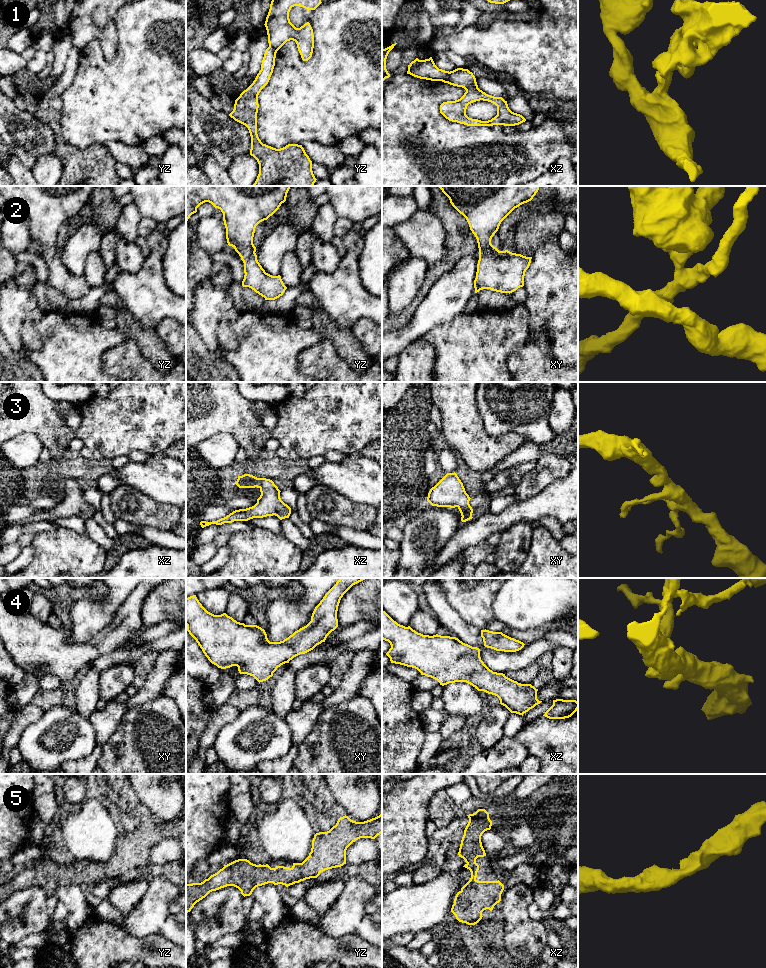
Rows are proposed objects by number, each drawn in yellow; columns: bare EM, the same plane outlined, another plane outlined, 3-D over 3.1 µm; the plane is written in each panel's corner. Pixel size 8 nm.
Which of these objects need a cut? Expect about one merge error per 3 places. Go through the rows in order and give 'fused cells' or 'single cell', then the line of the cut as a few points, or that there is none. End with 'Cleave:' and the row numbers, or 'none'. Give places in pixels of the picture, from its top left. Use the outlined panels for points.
1: fused cells; cut xz (449, 72), (441, 80)
2: single cell; cut none
3: single cell; cut none
4: single cell; cut none
5: single cell; cut none
Cleave: 1

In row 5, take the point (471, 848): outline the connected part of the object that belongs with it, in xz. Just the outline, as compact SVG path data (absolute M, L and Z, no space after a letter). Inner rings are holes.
M478 809L475 813L467 815L469 822L464 830L464 835L461 840L458 855L463 858L466 864L463 866L470 870L470 880L456 894L451 912L455 915L459 922L468 925L475 925L482 919L482 912L486 909L493 910L494 906L501 901L501 894L504 890L504 885L498 881L478 881L476 879L479 865L476 863L478 857L486 856L482 846L482 834L491 829L492 821L489 818L489 813L485 809Z

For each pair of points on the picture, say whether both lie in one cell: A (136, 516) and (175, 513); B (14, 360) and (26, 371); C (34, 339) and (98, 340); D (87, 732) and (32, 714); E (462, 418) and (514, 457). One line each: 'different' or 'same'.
A: same
B: same
C: different
D: different
E: different

